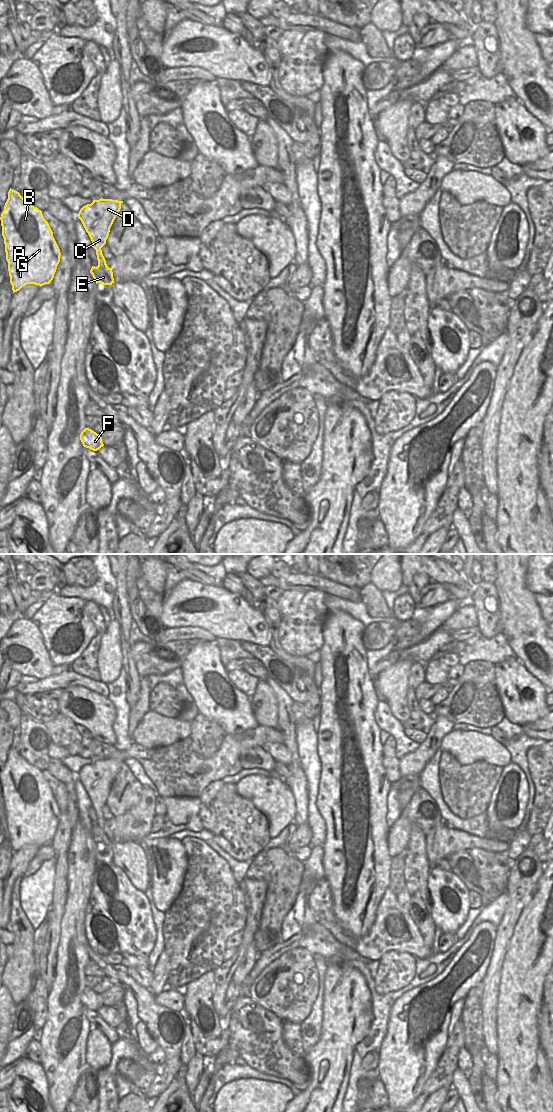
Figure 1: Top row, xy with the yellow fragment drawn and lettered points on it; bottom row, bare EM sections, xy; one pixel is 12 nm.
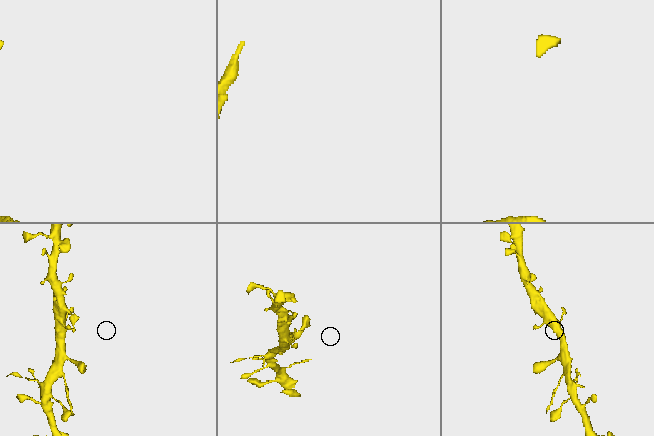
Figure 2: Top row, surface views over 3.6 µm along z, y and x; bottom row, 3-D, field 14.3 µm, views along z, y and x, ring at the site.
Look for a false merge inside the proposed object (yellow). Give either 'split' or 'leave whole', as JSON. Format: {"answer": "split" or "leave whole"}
{"answer": "leave whole"}

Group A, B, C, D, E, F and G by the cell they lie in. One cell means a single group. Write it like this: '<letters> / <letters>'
A B C D E F G

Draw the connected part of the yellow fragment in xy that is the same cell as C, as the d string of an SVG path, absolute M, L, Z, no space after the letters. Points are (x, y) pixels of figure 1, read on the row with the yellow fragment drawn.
M101 198L83 206L78 213L78 218L92 241L92 247L96 250L98 266L92 266L90 270L96 284L114 283L112 268L107 266L101 248L106 244L110 228L122 203L123 201Z

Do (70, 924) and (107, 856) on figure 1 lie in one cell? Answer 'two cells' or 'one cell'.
two cells

